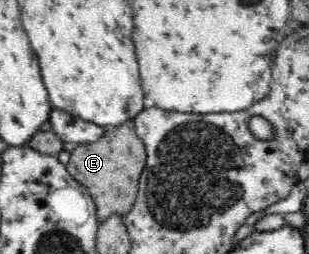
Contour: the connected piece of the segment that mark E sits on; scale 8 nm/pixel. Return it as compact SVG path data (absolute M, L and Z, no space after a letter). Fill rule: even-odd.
M133 119L103 132L95 142L79 144L69 152L69 160L65 164L66 169L71 173L73 179L87 188L87 192L92 196L99 223L105 222L113 214L123 216L131 211L131 206L134 205L133 202L137 196L139 174L143 172L145 166L146 156L143 144L144 142L136 133ZM115 166L117 166L117 174L123 174L123 176L117 176L117 180L113 180ZM129 186L131 186L131 190L135 190L133 192L135 196L129 192Z

